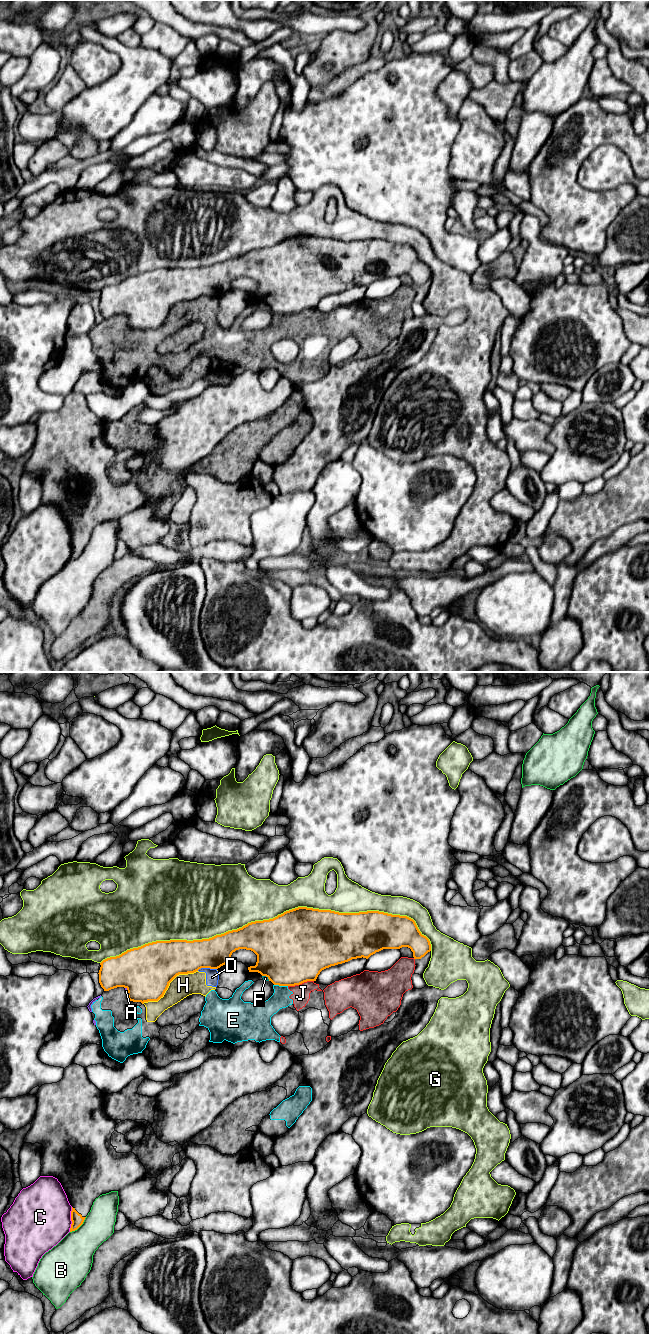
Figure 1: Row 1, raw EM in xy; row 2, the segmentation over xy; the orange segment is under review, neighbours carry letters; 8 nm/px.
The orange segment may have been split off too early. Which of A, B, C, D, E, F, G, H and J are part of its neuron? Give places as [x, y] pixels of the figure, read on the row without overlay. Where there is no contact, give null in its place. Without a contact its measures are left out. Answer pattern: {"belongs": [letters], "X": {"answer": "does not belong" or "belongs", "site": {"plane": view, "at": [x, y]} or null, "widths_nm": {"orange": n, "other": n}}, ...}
{"belongs": [], "A": {"answer": "does not belong", "site": {"plane": "xy", "at": [127, 318]}, "widths_nm": {"orange": 420, "other": 20}}, "B": {"answer": "does not belong", "site": {"plane": "xy", "at": [79, 554]}, "widths_nm": {"orange": 100, "other": 320}}, "C": {"answer": "does not belong", "site": {"plane": "xy", "at": [71, 547]}, "widths_nm": {"orange": 100, "other": 500}}, "D": {"answer": "does not belong", "site": {"plane": "xy", "at": [206, 295]}, "widths_nm": {"orange": 280, "other": 110}}, "E": {"answer": "does not belong", "site": {"plane": "xy", "at": [281, 313]}, "widths_nm": {"orange": 480, "other": 150}}, "F": {"answer": "does not belong", "site": {"plane": "xy", "at": [266, 304]}, "widths_nm": {"orange": 500, "other": 40}}, "G": {"answer": "does not belong", "site": {"plane": "xy", "at": [269, 247]}, "widths_nm": {"orange": 480, "other": 380}}, "H": {"answer": "does not belong", "site": {"plane": "xy", "at": [168, 313]}, "widths_nm": {"orange": 420, "other": 190}}, "J": {"answer": "does not belong", "site": {"plane": "xy", "at": [300, 311]}, "widths_nm": {"orange": 500, "other": 140}}}

